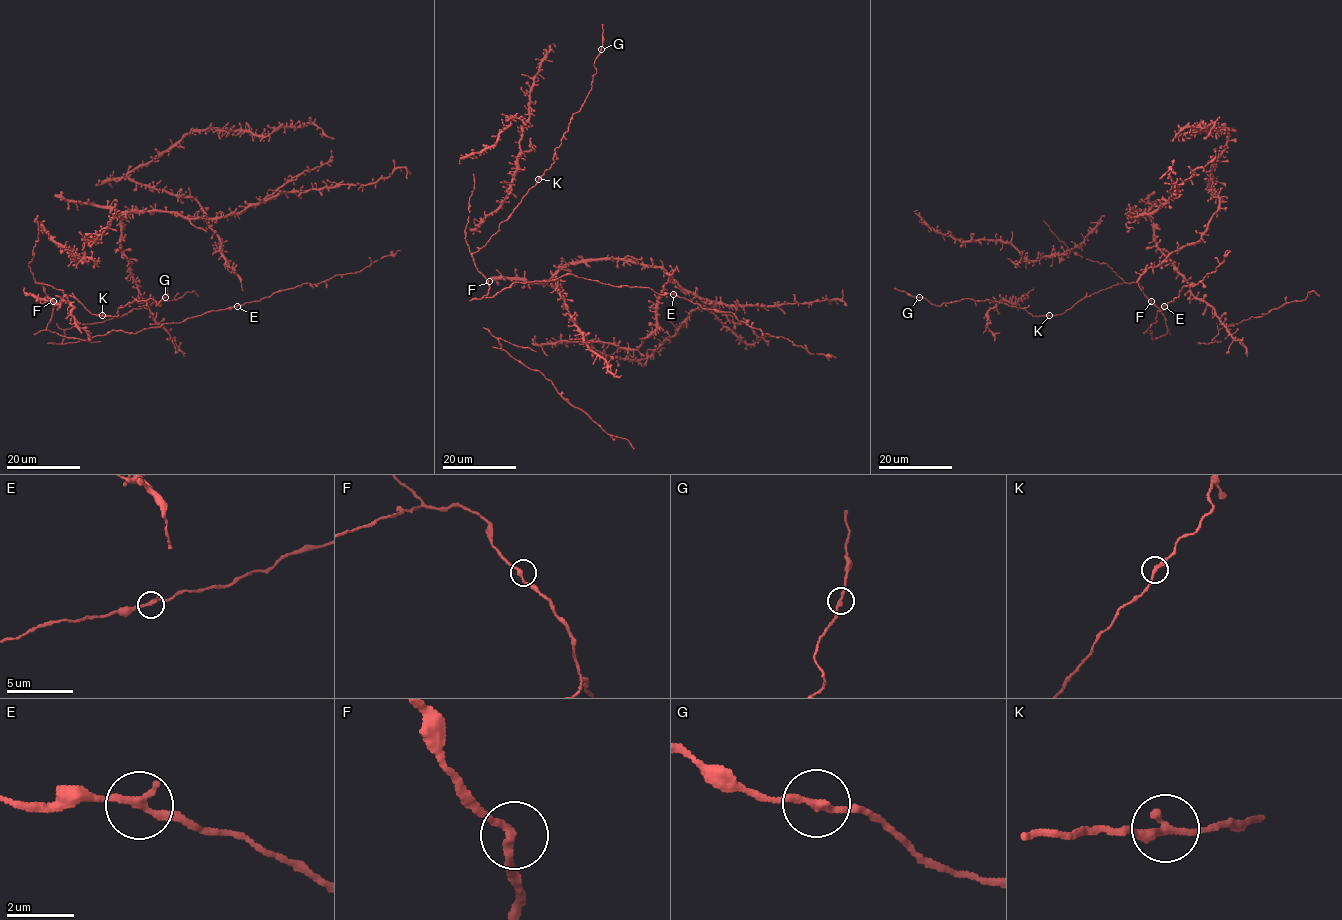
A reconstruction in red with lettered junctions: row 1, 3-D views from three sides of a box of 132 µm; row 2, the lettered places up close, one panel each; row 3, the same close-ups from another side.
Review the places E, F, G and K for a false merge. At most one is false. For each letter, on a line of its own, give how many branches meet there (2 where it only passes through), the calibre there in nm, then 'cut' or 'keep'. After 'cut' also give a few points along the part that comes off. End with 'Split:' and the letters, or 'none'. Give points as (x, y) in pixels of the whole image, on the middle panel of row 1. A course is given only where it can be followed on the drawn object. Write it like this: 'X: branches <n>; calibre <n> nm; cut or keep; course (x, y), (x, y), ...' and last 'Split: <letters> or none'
E: branches 2; calibre 240 nm; keep
F: branches 2; calibre 200 nm; keep
G: branches 2; calibre 220 nm; keep
K: branches 2; calibre 240 nm; keep
Split: none

